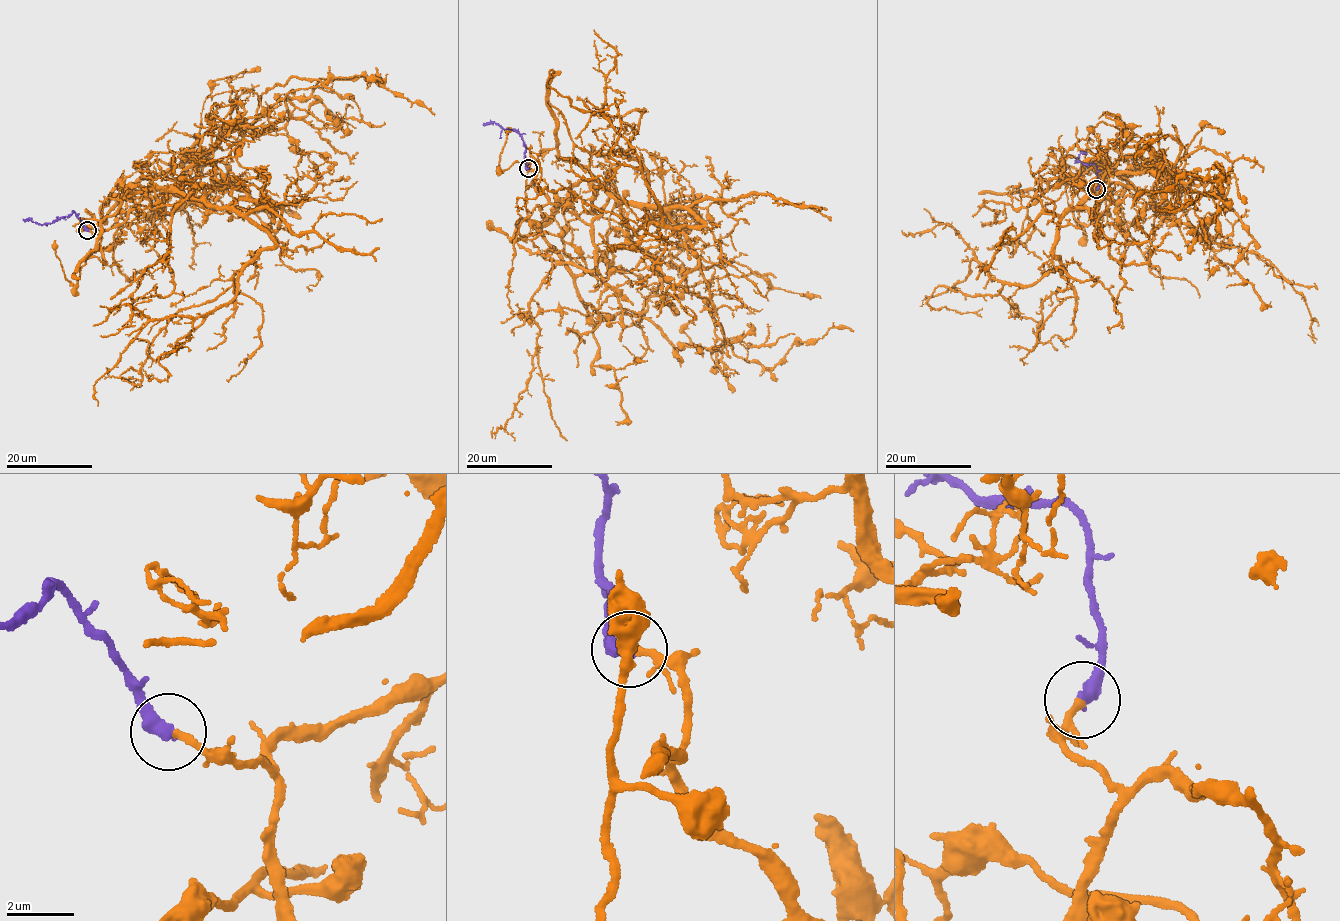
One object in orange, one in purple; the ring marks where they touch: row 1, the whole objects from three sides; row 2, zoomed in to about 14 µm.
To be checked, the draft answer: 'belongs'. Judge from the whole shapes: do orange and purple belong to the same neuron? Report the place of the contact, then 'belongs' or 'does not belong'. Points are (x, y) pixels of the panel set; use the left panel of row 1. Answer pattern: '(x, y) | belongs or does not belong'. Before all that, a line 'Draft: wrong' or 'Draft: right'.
Draft: right
(87, 230) | belongs

